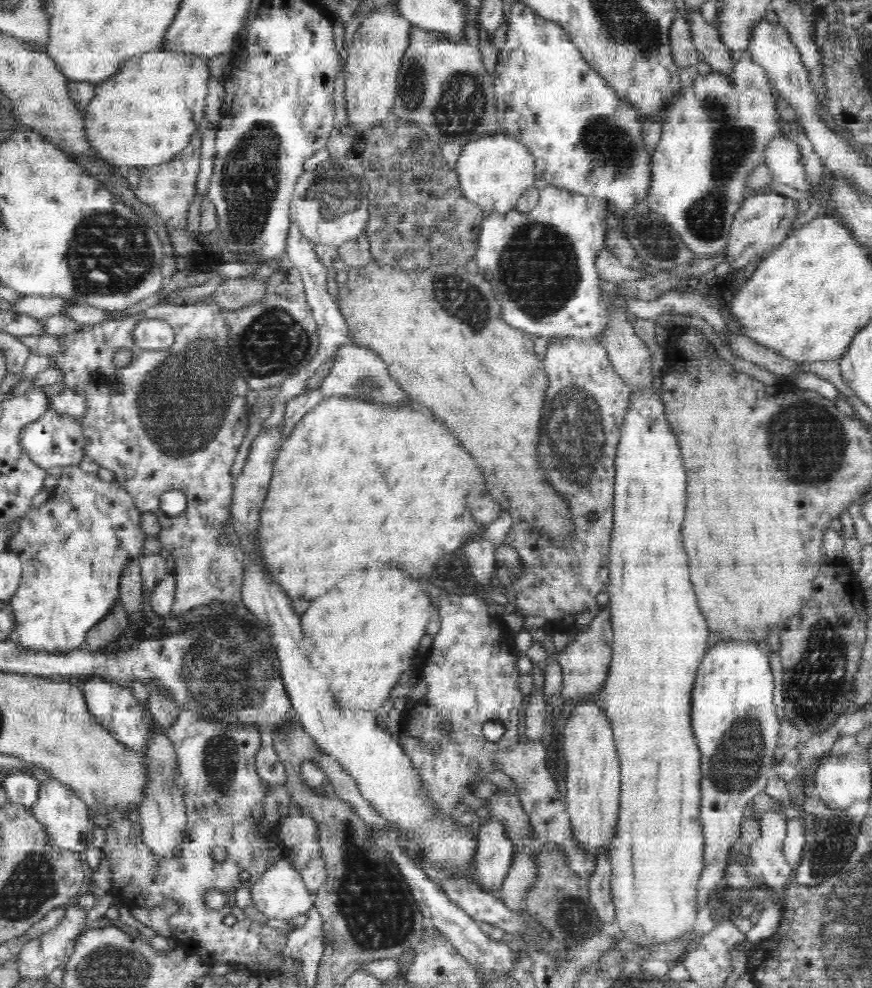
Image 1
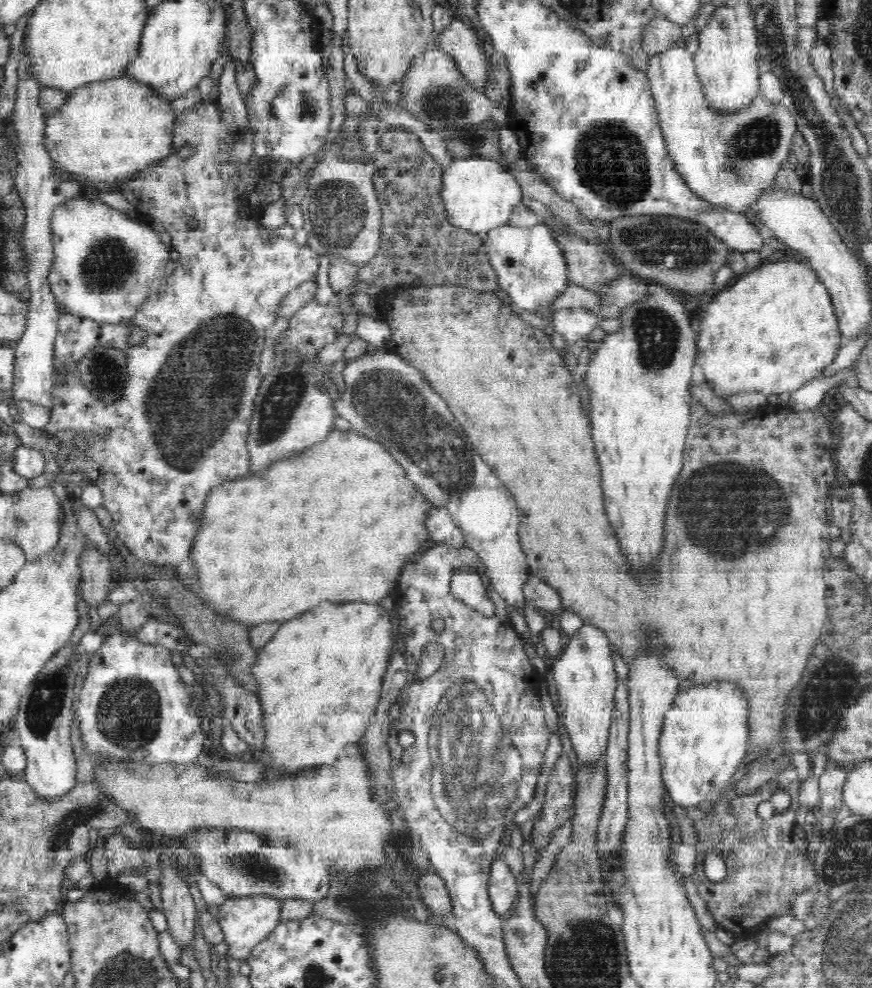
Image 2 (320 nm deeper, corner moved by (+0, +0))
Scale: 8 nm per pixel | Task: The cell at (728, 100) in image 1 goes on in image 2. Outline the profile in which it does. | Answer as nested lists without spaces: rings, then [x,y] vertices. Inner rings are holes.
[[[677,44],[666,52],[653,55],[645,70],[658,111],[660,130],[666,141],[666,150],[674,161],[674,169],[682,175],[684,184],[698,198],[710,203],[714,210],[746,214],[748,208],[774,186],[780,164],[784,160],[792,161],[791,146],[797,130],[796,121],[784,105],[772,104],[761,94],[754,96],[754,100],[738,112],[722,113],[709,108],[705,93],[702,92],[701,81],[697,77],[693,56],[682,44]]]

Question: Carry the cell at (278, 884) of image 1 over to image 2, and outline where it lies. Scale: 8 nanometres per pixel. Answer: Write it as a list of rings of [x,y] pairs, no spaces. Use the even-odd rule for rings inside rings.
[[[240,896],[226,899],[219,904],[217,923],[224,935],[224,942],[228,944],[229,959],[247,960],[251,949],[262,942],[280,923],[281,906],[283,901],[274,896]]]

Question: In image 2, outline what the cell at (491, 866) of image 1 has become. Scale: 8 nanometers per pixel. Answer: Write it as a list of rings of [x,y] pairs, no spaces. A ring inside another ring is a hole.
[[[495,855],[490,866],[488,890],[489,899],[497,915],[502,916],[502,914],[513,908],[518,895],[518,887],[517,877],[513,877],[506,862],[496,859]]]

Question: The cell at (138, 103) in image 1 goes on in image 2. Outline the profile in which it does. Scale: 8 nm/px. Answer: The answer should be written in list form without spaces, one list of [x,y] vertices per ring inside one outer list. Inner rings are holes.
[[[124,74],[120,77],[98,81],[97,83],[90,83],[75,88],[68,93],[69,95],[66,102],[58,110],[52,111],[49,114],[44,127],[44,146],[49,152],[50,158],[55,163],[56,167],[59,167],[80,179],[85,178],[86,180],[90,180],[91,184],[95,183],[99,187],[110,188],[110,186],[114,186],[121,179],[129,179],[130,177],[135,176],[138,171],[142,171],[146,167],[154,165],[156,160],[161,162],[160,158],[164,158],[164,156],[170,152],[170,146],[174,144],[174,123],[176,123],[174,122],[174,112],[172,112],[172,108],[170,108],[170,100],[166,100],[164,96],[161,96],[160,92],[157,92],[157,89],[150,88],[148,84],[142,84],[141,81],[133,80],[133,77]]]

